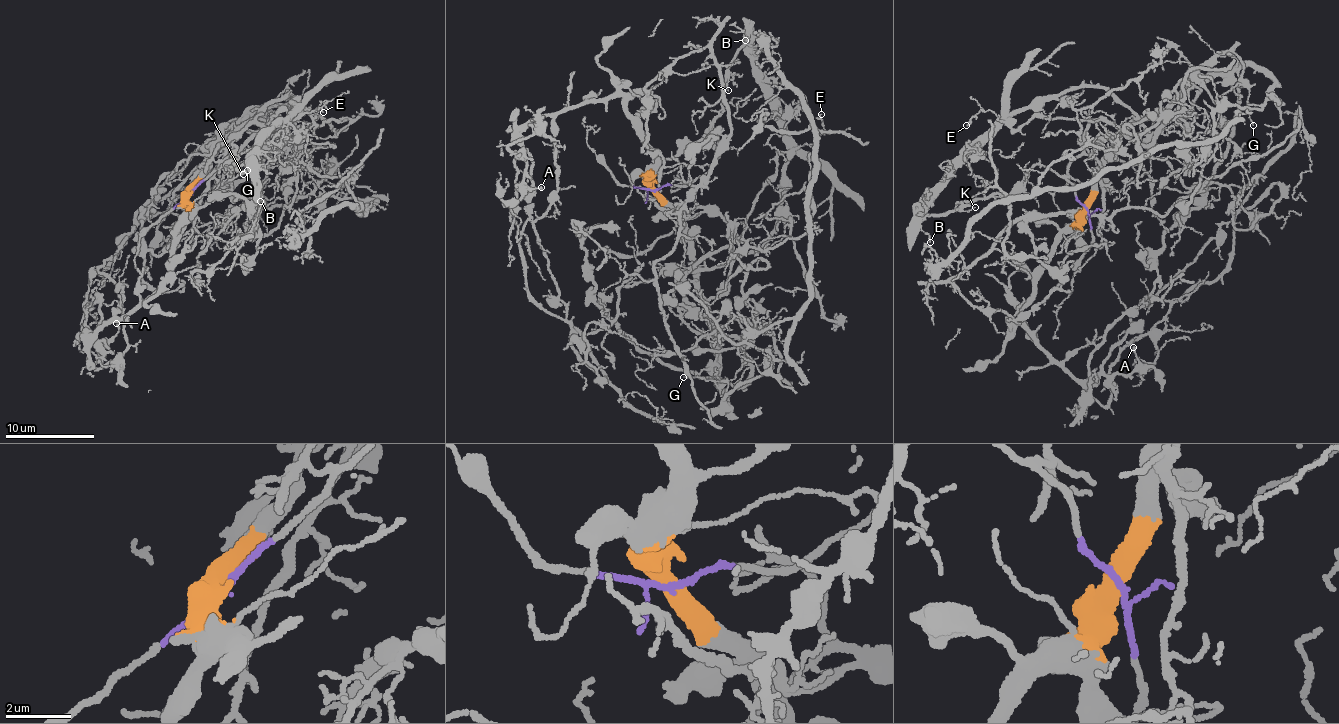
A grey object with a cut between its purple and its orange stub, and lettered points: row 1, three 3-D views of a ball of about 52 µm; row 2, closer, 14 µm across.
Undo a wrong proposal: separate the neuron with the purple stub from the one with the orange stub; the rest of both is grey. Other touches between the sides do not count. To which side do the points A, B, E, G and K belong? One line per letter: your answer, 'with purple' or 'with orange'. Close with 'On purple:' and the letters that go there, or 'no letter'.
A: with orange
B: with purple
E: with orange
G: with orange
K: with purple
On purple: B, K

